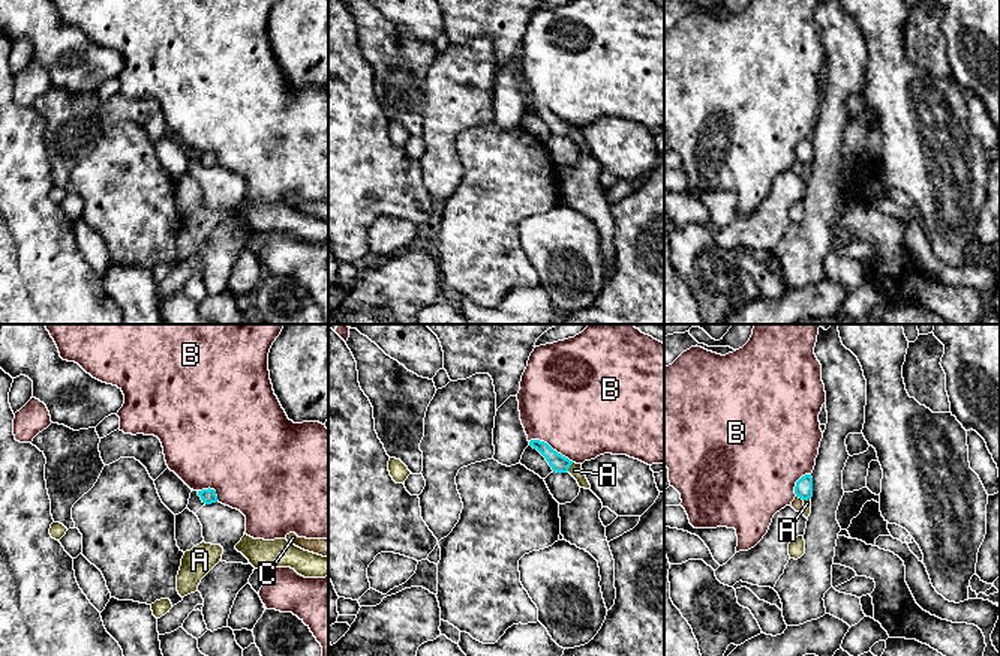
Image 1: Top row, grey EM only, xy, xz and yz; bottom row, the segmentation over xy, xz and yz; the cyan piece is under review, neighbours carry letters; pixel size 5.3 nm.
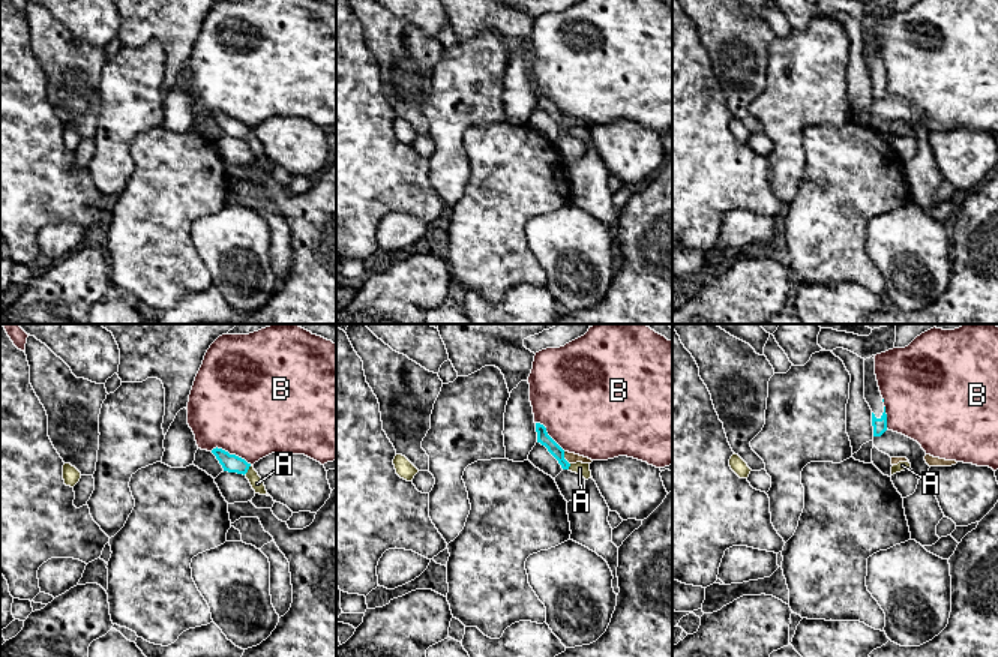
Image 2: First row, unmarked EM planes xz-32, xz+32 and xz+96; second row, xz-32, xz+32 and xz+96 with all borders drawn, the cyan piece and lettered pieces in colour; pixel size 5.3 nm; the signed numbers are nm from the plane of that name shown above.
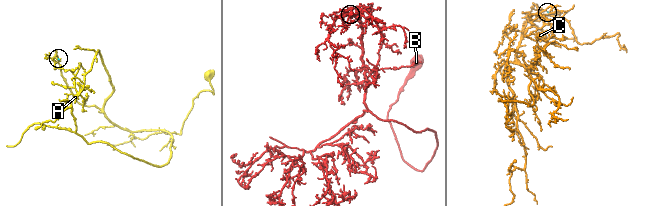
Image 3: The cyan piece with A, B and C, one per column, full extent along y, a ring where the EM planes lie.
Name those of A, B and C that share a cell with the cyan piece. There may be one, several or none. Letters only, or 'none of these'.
none of these

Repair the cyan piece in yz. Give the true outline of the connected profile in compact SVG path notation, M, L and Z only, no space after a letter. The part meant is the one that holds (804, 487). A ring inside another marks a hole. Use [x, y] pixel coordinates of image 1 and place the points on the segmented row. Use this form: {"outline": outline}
{"outline": "M811 474L802 476L795 486L796 497L808 500L813 497L813 477Z"}

